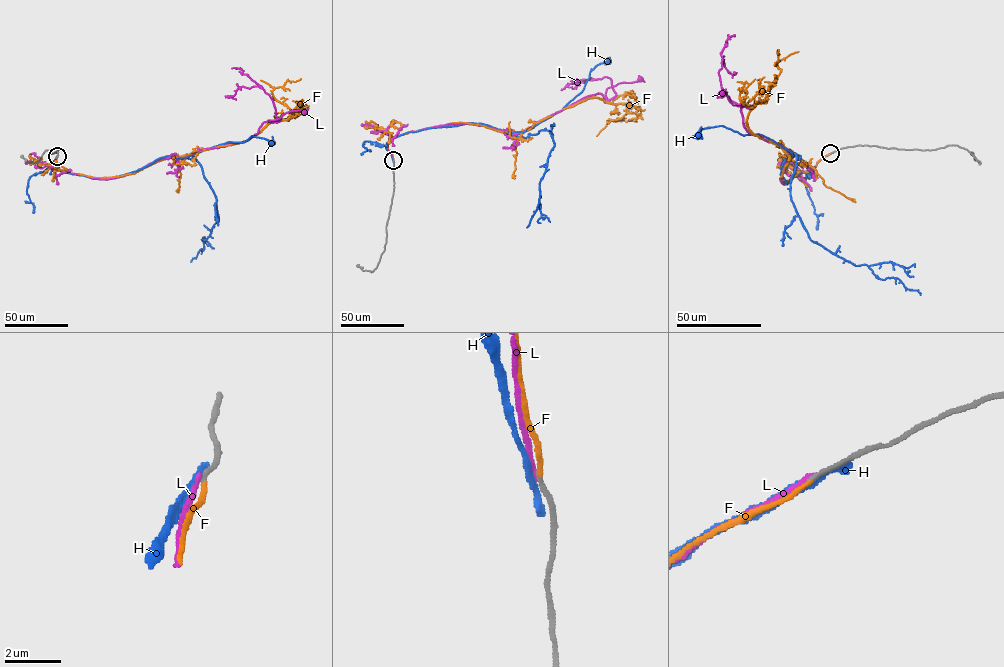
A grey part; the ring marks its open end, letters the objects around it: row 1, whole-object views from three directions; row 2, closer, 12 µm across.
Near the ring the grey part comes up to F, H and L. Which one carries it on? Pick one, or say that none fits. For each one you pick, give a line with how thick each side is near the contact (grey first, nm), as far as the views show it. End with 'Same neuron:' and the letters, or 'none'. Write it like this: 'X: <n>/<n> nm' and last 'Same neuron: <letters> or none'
F: 150/150 nm
Same neuron: F

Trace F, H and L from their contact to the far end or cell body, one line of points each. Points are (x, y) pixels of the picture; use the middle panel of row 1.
F: (393, 160), (388, 144), (401, 135), (459, 122), (523, 131), (590, 98), (625, 105), (607, 122), (637, 121)
H: (393, 160), (387, 144), (408, 132), (469, 123), (524, 132), (561, 110), (583, 89), (590, 72), (607, 61)
L: (393, 160), (387, 142), (410, 131), (467, 123), (518, 133), (640, 79)

